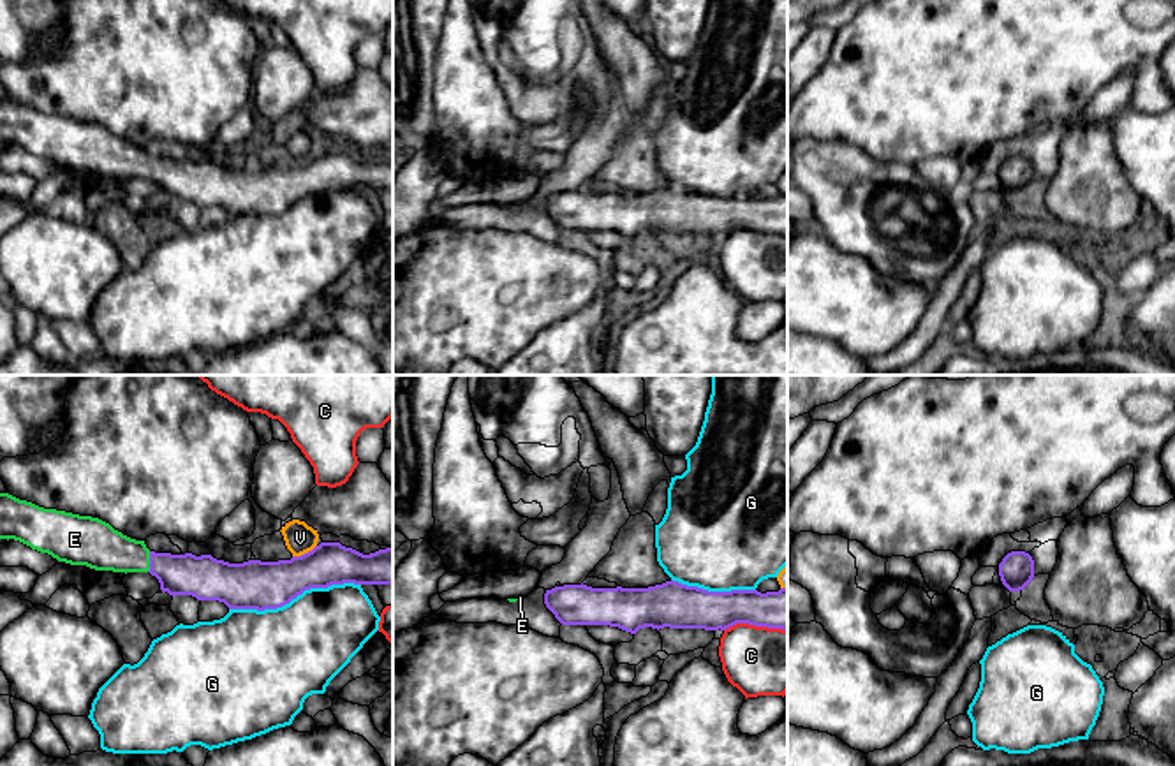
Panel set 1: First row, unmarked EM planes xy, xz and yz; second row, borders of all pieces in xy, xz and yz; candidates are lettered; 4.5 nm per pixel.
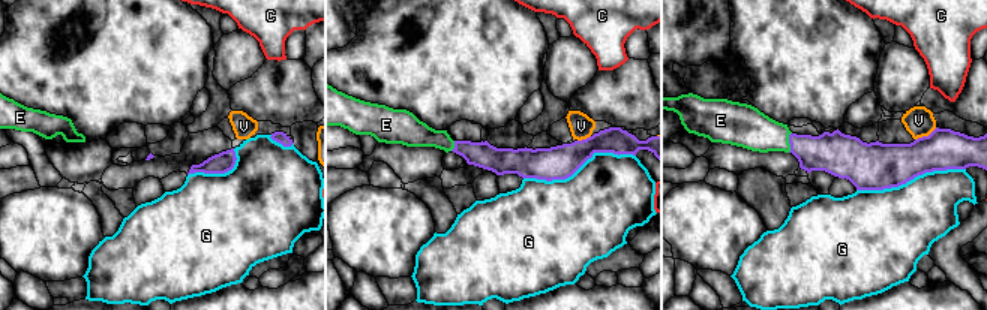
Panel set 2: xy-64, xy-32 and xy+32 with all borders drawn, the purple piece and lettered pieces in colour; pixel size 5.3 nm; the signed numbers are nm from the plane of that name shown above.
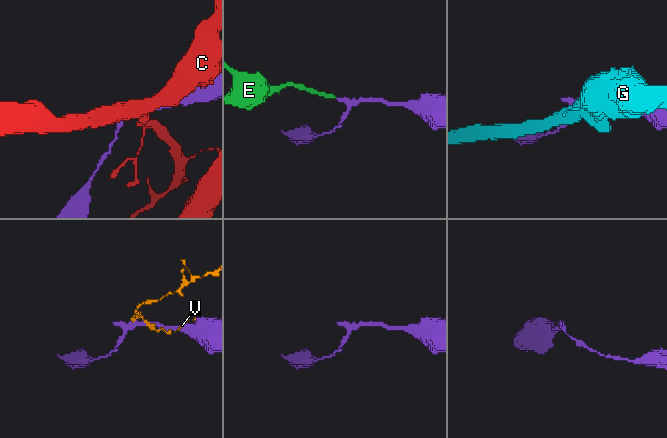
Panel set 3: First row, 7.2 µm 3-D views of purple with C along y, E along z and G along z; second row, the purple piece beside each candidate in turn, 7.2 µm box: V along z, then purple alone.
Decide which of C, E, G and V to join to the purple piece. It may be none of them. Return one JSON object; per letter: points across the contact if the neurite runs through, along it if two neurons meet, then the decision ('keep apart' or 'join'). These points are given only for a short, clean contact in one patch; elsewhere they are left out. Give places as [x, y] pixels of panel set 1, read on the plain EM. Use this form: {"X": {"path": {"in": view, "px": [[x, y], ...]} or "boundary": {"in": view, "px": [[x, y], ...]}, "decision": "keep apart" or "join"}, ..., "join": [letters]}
{"C": {"decision": "keep apart"}, "E": {"path": {"in": "xy", "px": [[203, 182], [177, 180], [150, 168], [99, 152]]}, "decision": "join"}, "G": {"decision": "keep apart"}, "V": {"decision": "keep apart"}, "join": ["E"]}

